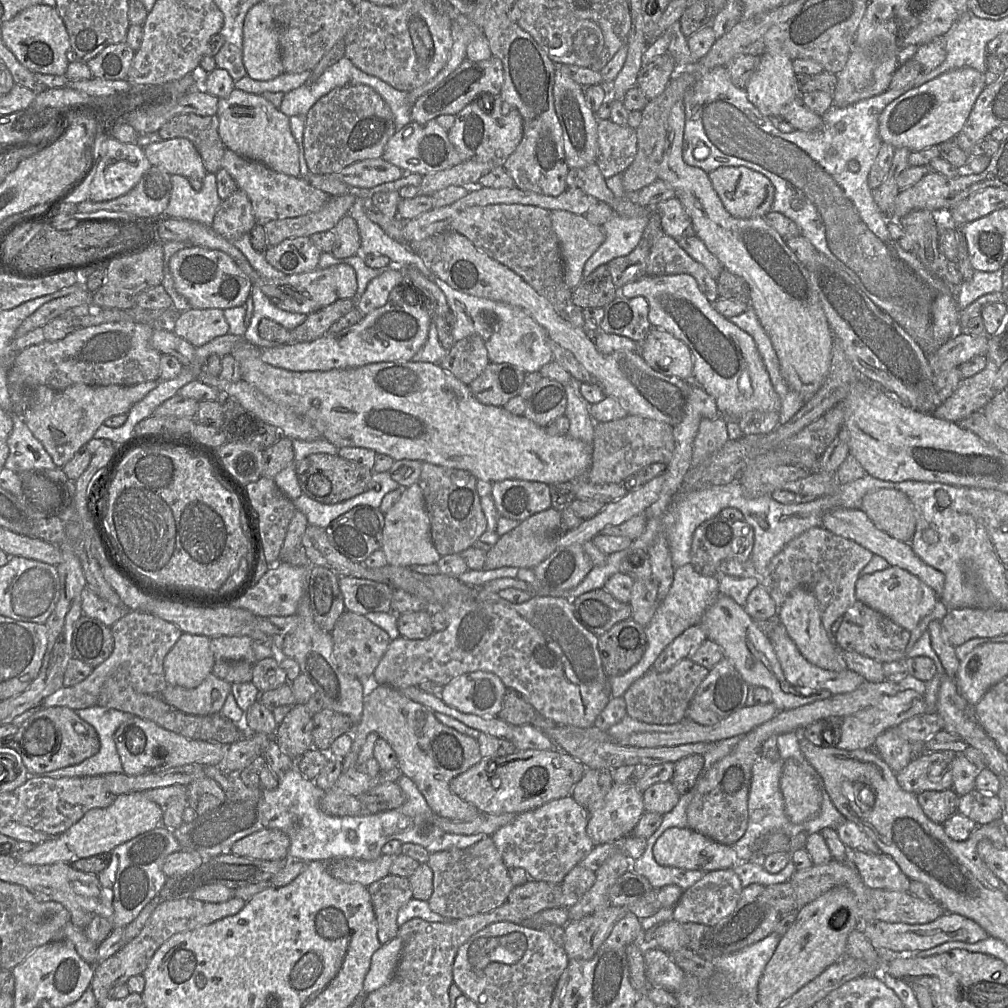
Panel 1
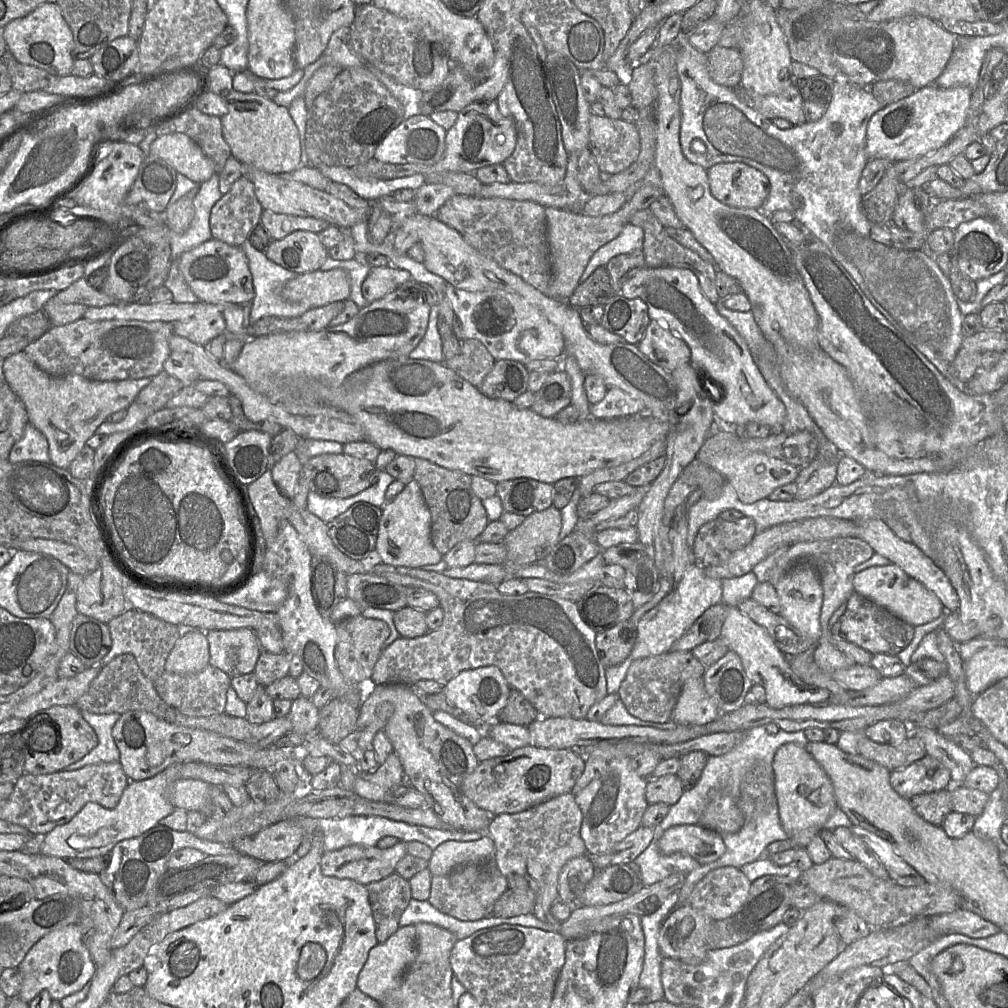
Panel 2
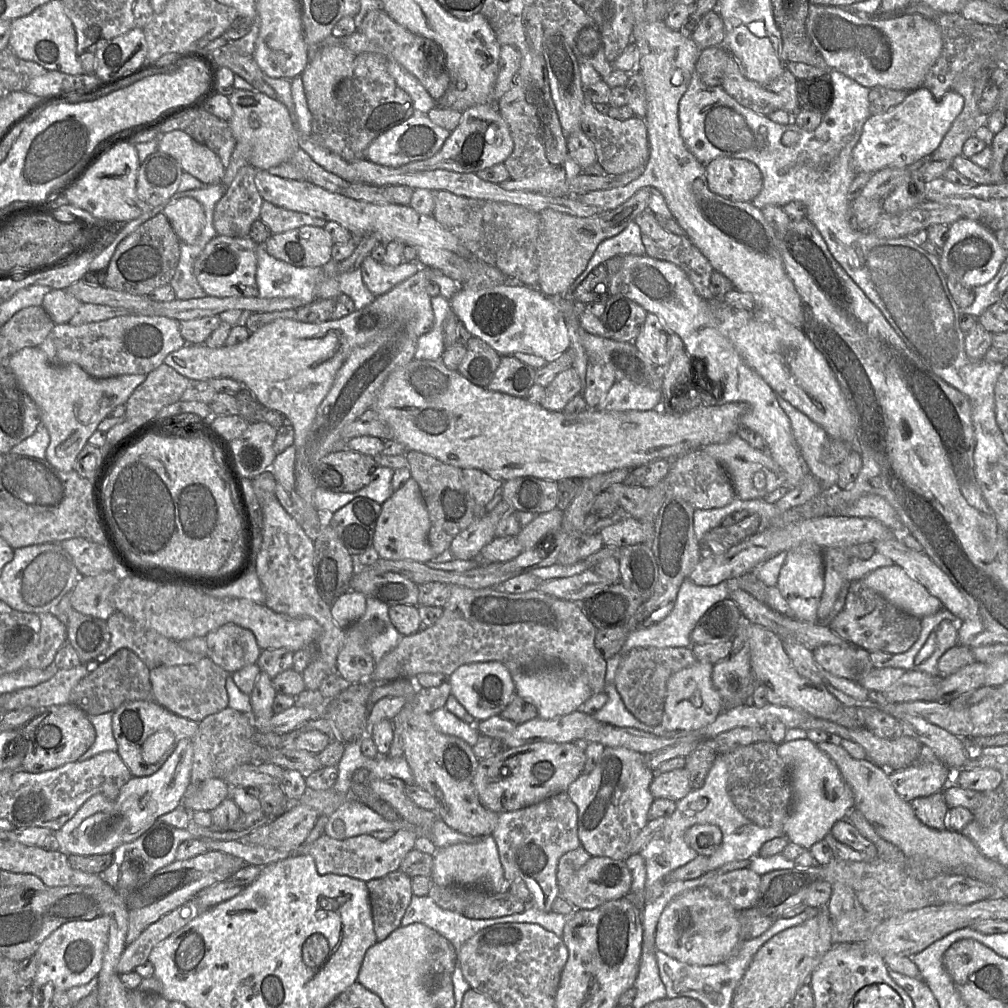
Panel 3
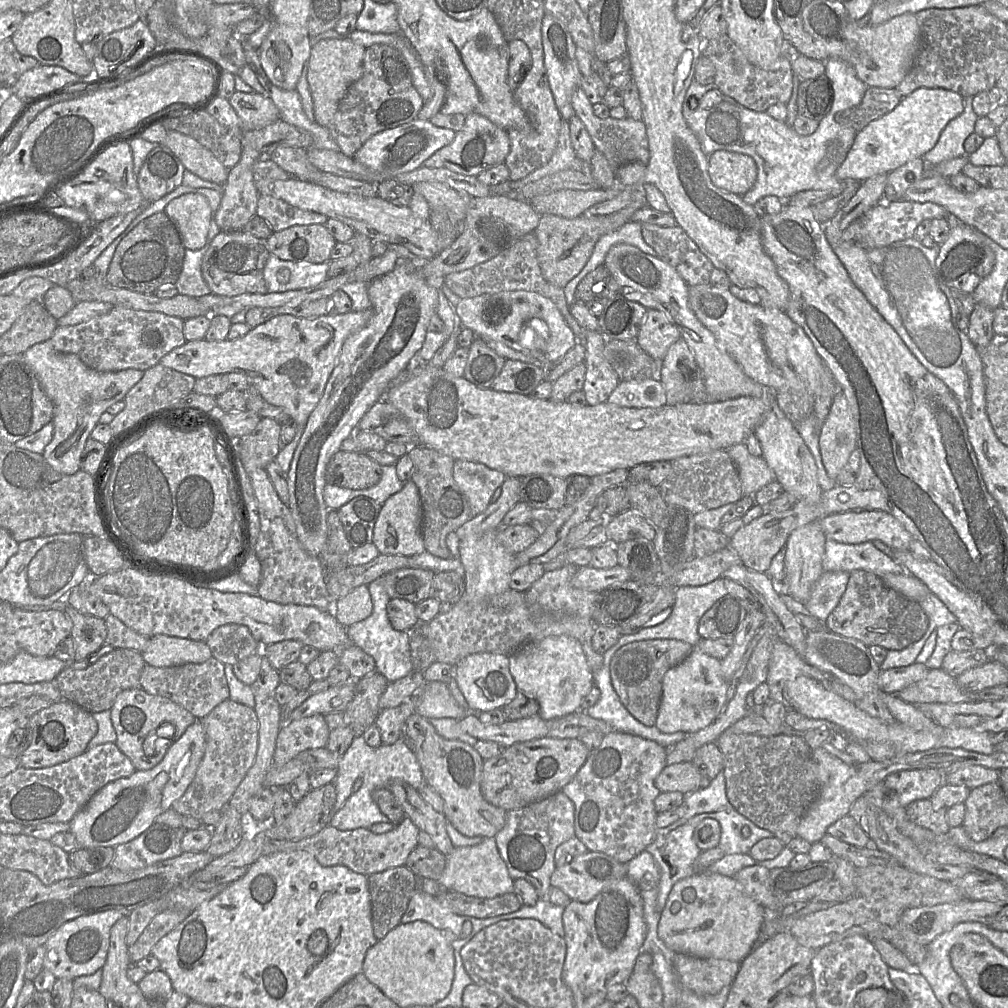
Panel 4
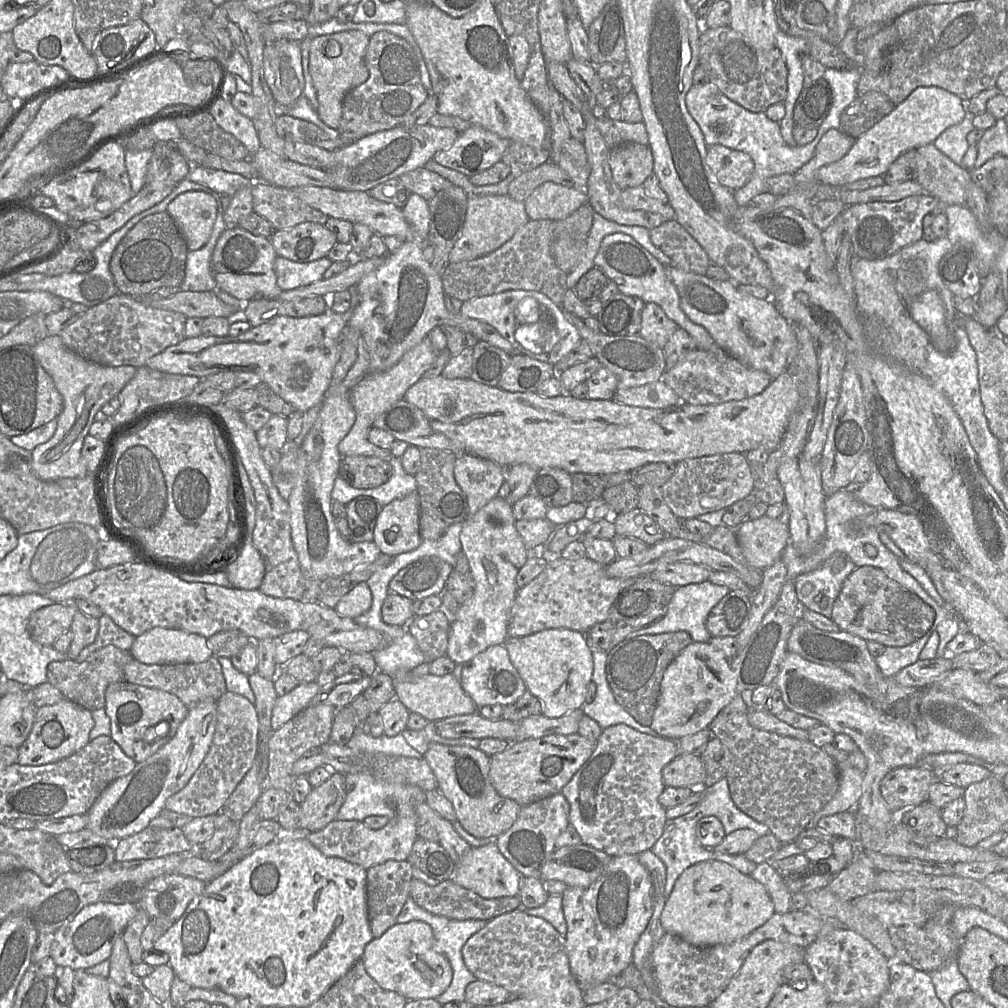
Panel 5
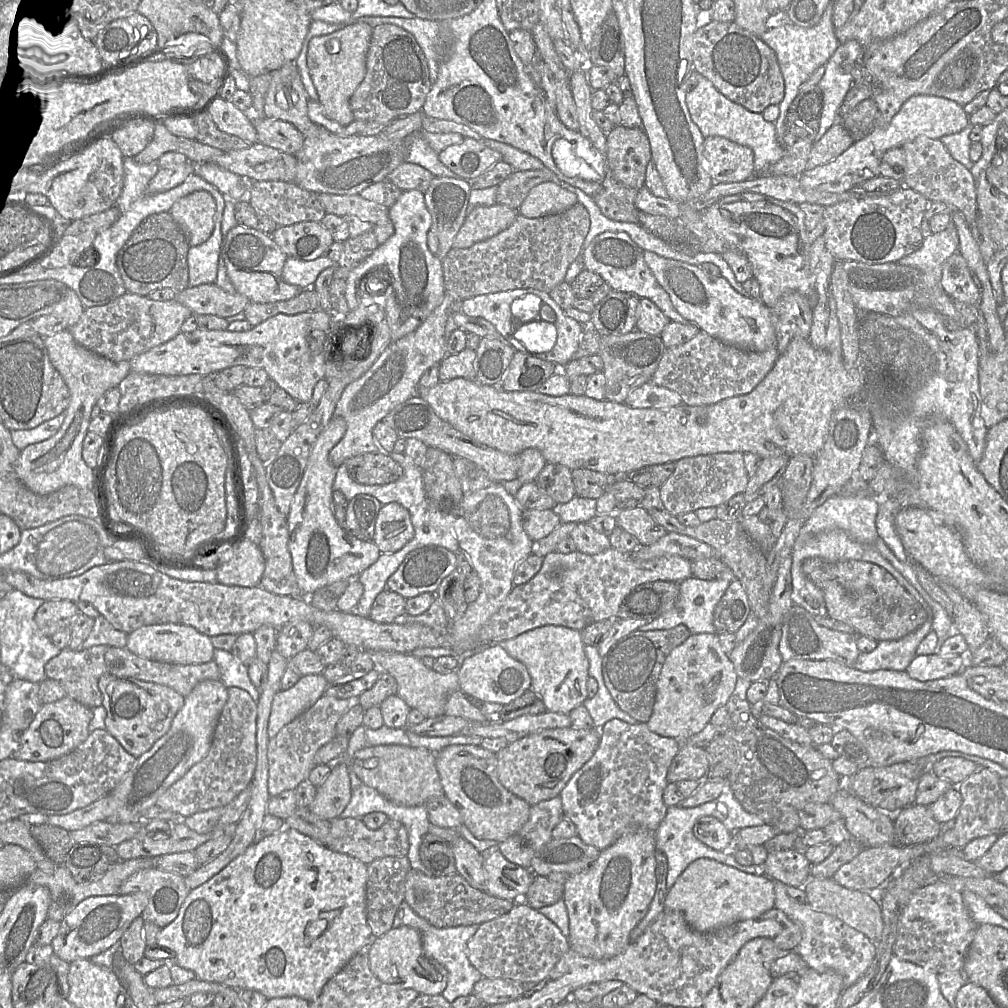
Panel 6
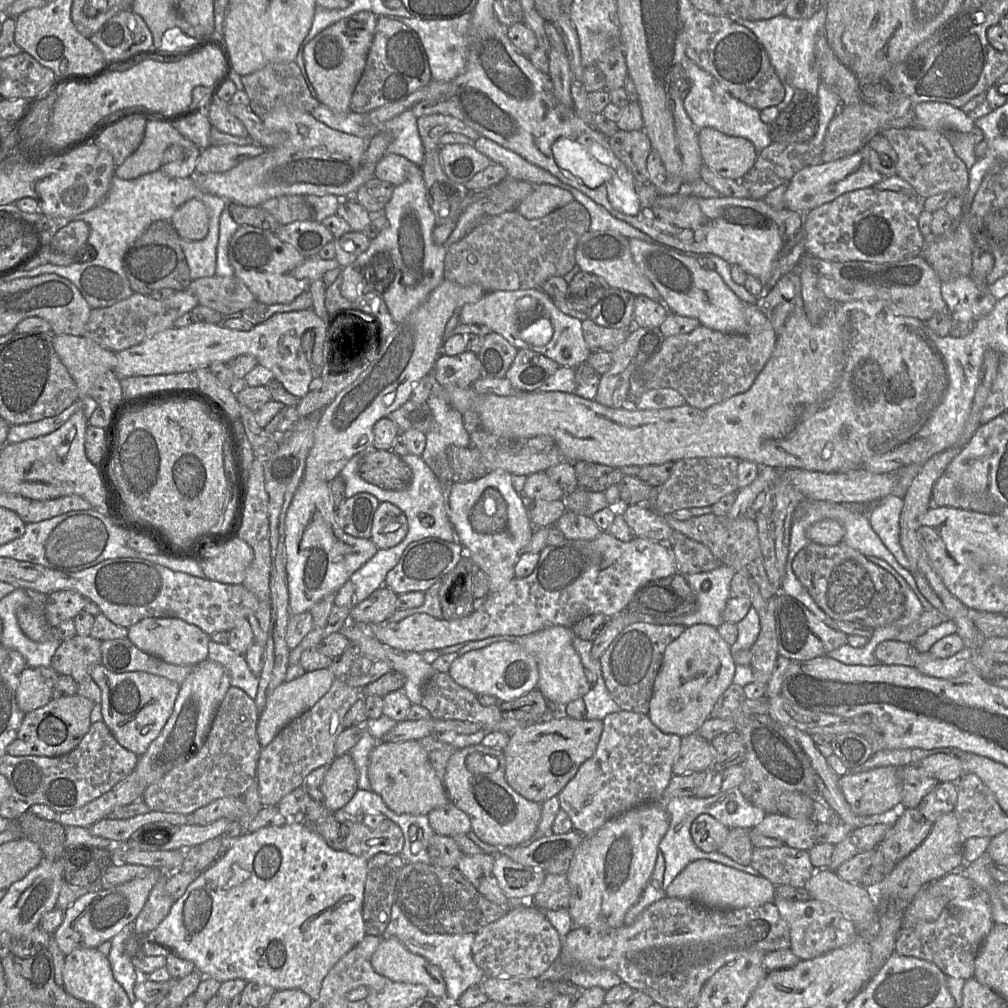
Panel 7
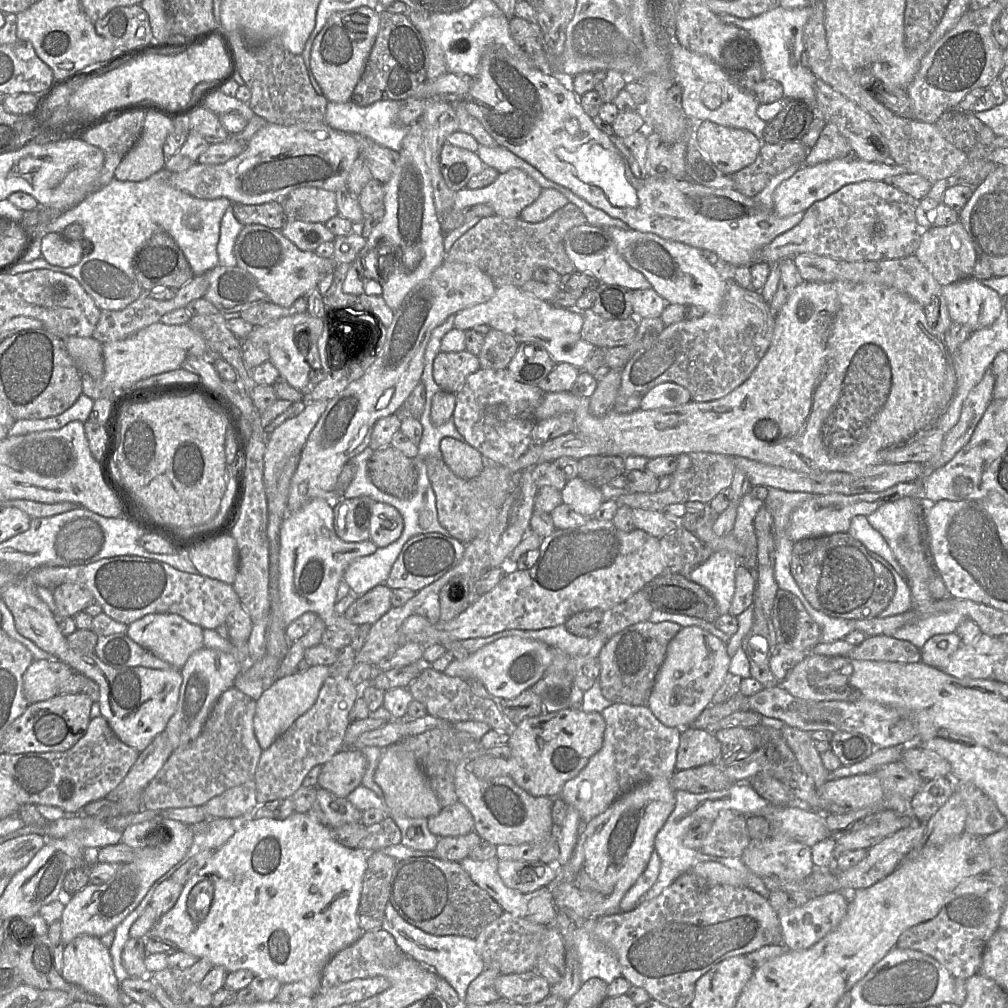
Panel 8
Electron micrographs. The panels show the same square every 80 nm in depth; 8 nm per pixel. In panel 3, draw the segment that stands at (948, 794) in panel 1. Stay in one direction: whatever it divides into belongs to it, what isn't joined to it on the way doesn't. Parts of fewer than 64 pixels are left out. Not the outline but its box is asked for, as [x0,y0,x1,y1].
[911,791,950,830]

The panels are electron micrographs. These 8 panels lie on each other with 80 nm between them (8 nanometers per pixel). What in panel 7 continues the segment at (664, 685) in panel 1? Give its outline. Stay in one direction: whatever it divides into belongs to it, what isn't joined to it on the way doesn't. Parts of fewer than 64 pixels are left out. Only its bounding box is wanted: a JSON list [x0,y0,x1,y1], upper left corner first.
[599,622,685,714]

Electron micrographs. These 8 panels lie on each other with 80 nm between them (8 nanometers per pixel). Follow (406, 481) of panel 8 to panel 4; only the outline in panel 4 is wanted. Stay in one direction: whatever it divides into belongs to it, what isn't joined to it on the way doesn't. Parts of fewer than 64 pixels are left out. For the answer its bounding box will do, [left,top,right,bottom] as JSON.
[326,452,382,490]

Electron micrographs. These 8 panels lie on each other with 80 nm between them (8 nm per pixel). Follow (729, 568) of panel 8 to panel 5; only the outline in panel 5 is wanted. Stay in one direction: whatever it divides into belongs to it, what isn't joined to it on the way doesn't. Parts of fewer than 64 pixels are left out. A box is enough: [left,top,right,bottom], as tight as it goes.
[626,581,730,642]

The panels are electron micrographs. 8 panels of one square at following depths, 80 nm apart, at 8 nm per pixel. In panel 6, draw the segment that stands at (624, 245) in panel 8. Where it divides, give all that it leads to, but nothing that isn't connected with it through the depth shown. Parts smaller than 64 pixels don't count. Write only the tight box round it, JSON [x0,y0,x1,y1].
[644,251,777,352]

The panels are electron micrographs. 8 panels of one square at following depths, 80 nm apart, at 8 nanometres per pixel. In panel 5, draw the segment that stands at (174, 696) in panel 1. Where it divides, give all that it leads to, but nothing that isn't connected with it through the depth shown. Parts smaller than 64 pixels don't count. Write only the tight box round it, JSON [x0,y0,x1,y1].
[124,656,227,708]

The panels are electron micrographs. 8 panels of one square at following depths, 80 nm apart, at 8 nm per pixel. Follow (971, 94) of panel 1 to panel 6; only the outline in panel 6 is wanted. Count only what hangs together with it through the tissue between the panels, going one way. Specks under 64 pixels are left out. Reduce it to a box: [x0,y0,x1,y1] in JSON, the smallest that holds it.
[798,95,969,193]

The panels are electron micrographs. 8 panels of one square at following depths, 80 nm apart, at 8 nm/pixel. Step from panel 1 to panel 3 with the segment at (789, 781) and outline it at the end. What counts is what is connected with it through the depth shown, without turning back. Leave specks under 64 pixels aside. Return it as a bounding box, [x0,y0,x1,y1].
[778,739,854,850]

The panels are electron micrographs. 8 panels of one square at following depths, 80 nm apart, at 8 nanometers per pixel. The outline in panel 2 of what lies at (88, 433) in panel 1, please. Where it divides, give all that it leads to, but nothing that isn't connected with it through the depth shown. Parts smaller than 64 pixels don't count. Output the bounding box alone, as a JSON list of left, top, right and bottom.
[3,351,151,469]

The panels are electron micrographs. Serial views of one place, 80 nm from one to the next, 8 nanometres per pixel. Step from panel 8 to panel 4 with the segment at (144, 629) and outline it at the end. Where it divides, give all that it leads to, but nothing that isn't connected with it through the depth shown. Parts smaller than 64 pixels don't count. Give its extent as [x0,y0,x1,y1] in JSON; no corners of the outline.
[141,634,212,667]

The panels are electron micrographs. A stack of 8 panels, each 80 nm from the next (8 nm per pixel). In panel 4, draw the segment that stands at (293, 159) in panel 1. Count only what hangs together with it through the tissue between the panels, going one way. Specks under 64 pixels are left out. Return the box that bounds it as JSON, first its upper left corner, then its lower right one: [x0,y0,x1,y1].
[229,91,280,132]

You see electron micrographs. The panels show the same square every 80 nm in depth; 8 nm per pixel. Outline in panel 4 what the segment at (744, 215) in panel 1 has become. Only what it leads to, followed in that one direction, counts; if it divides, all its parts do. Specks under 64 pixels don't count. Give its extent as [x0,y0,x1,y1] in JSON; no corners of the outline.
[708,150,758,197]

